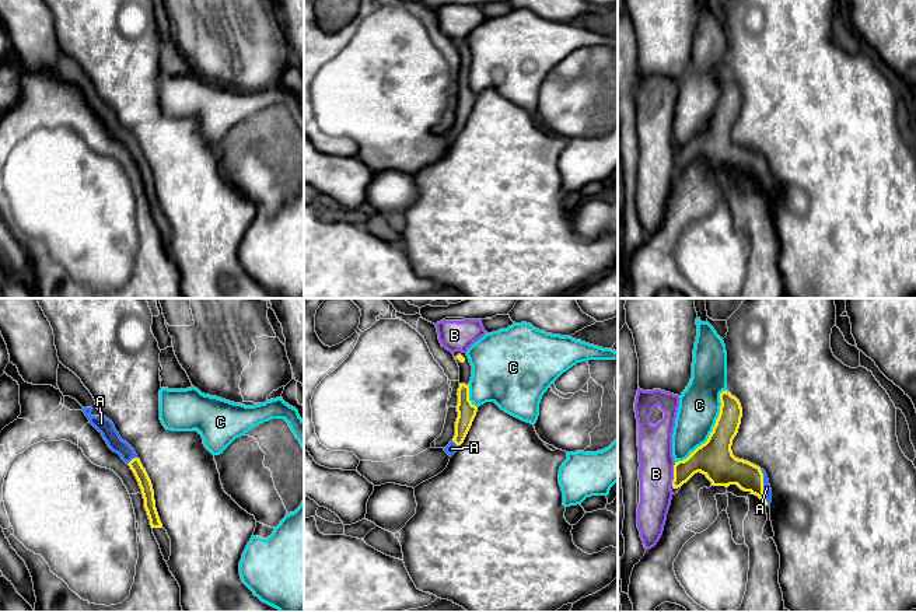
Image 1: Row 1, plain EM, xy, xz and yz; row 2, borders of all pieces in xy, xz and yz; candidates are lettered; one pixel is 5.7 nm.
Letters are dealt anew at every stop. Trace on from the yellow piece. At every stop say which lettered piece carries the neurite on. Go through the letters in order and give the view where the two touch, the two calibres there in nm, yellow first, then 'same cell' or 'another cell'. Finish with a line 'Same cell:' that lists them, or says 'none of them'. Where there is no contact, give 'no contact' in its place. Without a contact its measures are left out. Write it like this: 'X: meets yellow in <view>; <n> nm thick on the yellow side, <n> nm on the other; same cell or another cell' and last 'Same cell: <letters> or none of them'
A: meets yellow in yz; 190 nm thick on the yellow side, 50 nm on the other; same cell
B: meets yellow in yz; 220 nm thick on the yellow side, 200 nm on the other; another cell
C: meets yellow in yz; 220 nm thick on the yellow side, 240 nm on the other; another cell
Same cell: A

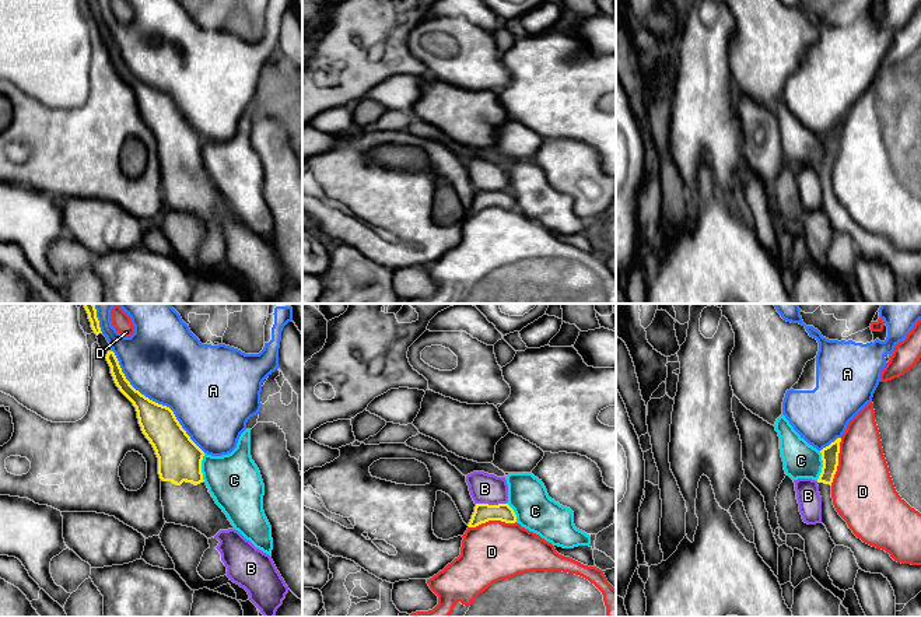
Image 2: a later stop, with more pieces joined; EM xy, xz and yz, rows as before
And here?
A: meets yellow in xy; 200 nm thick on the yellow side, 460 nm on the other; another cell
B: meets yellow in xz; 110 nm thick on the yellow side, 180 nm on the other; another cell
C: meets yellow in yz; 100 nm thick on the yellow side, 200 nm on the other; another cell
D: meets yellow in xz; 110 nm thick on the yellow side, 340 nm on the other; another cell
Same cell: none of them

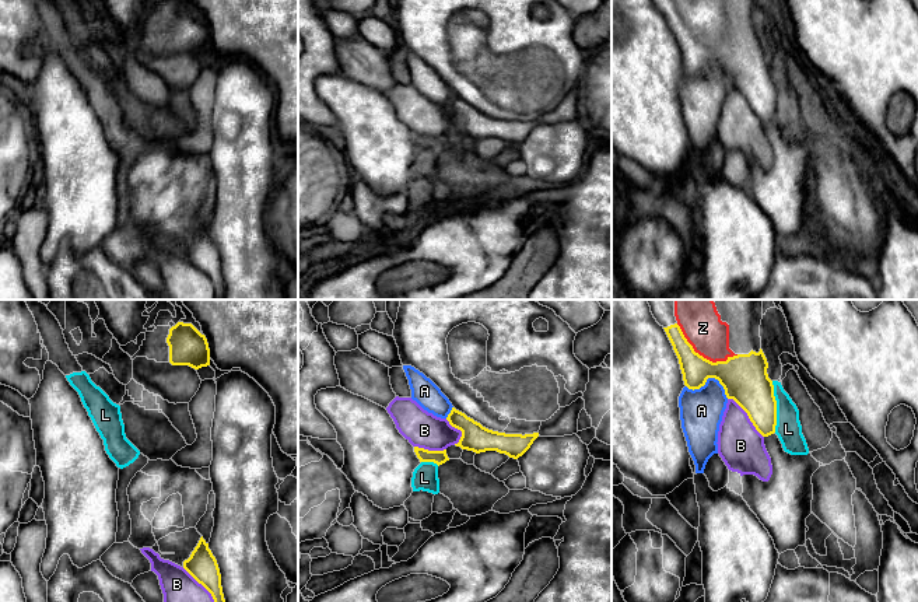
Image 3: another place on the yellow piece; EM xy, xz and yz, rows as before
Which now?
A: meets yellow in yz; 260 nm thick on the yellow side, 240 nm on the other; another cell
B: meets yellow in xy; 170 nm thick on the yellow side, 300 nm on the other; another cell
L: meets yellow in yz; 260 nm thick on the yellow side, 150 nm on the other; another cell
Z: meets yellow in yz; 240 nm thick on the yellow side, 220 nm on the other; same cell
Same cell: Z

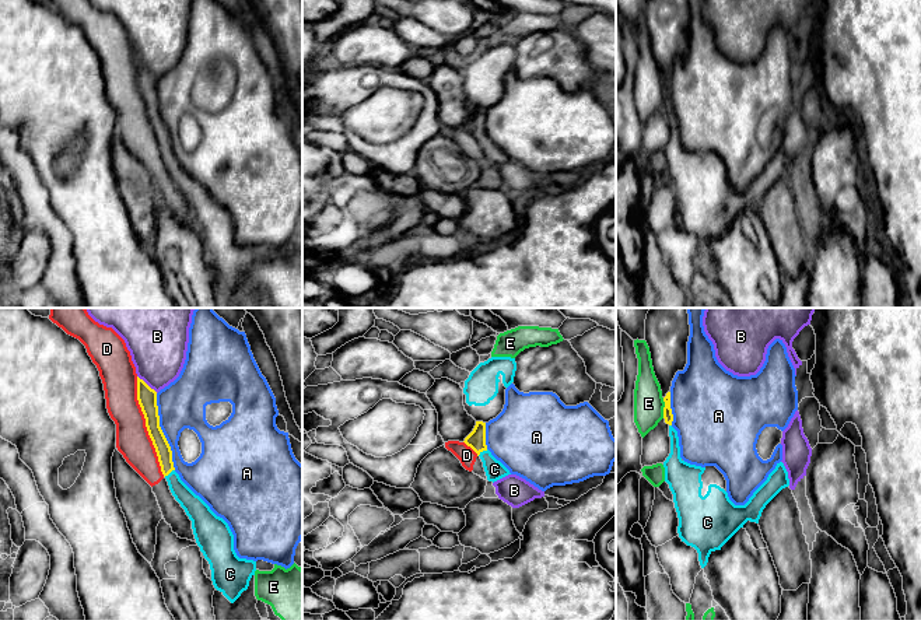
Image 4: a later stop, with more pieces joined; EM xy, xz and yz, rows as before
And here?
A: meets yellow in xy; 110 nm thick on the yellow side, 280 nm on the other; another cell
B: meets yellow in xy; 110 nm thick on the yellow side, 340 nm on the other; another cell
C: meets yellow in xz; 110 nm thick on the yellow side, 110 nm on the other; same cell
D: meets yellow in xy; 110 nm thick on the yellow side, 190 nm on the other; another cell
E: meets yellow in yz; 60 nm thick on the yellow side, 180 nm on the other; another cell
Same cell: C

